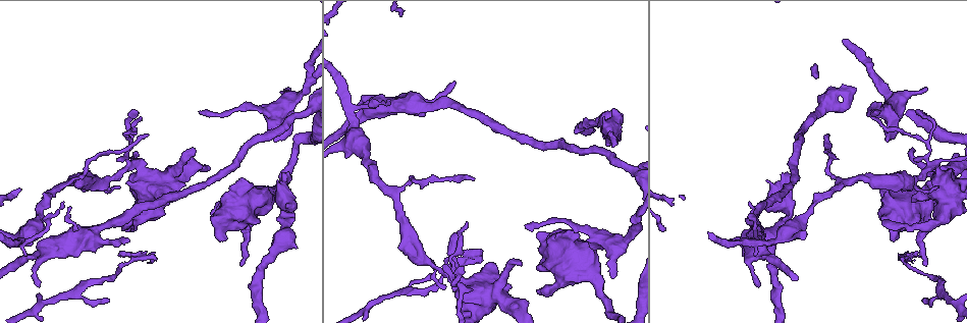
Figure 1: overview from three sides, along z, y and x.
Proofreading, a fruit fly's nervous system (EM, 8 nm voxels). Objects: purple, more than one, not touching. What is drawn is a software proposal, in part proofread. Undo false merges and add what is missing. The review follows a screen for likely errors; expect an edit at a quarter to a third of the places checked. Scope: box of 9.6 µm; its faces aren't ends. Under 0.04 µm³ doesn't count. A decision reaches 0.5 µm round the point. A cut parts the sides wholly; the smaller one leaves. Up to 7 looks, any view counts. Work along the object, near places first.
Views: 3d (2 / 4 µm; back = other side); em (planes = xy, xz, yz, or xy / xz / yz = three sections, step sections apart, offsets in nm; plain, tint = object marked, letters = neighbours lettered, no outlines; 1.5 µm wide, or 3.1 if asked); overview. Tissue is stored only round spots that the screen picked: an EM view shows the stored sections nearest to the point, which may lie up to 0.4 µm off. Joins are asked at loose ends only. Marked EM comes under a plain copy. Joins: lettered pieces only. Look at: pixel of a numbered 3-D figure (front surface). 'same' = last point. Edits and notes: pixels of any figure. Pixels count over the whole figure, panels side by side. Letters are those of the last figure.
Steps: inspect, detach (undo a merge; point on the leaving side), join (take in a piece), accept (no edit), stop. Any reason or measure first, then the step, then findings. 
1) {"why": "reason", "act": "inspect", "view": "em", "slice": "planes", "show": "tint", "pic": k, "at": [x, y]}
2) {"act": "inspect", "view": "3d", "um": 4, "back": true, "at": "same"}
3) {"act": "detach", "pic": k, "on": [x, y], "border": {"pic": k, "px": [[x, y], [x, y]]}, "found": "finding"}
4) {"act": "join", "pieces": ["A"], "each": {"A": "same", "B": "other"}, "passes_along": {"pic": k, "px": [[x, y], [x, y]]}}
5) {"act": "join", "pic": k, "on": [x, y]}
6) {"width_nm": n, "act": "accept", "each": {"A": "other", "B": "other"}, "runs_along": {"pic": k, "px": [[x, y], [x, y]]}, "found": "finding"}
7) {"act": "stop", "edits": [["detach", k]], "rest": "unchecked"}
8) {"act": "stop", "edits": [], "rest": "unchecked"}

{"why": "an open end", "act": "inspect", "view": "3d", "um": 4, "pic": 1, "at": [247, 227]}

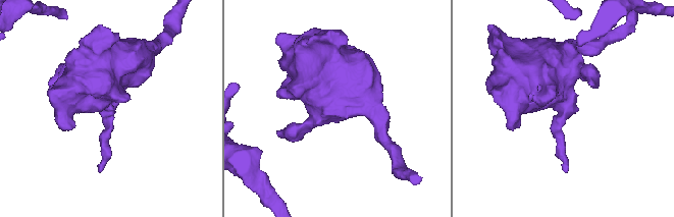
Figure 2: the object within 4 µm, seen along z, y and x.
{"why": "need the tissue", "act": "inspect", "view": "em", "slice": "xz", "step": 8, "show": "letters", "pic": 2, "at": [578, 110]}

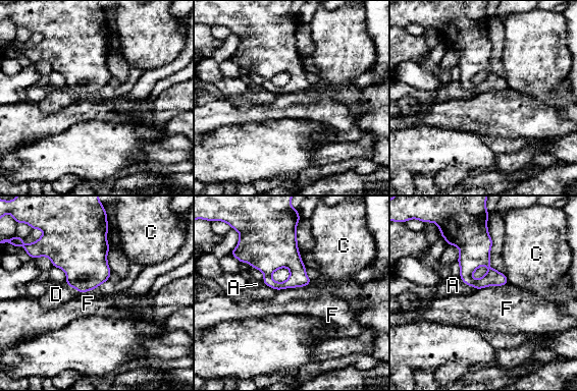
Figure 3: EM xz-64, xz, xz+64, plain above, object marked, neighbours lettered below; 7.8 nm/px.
{"act": "inspect", "view": "em", "slice": "planes", "show": "letters", "at": "same"}

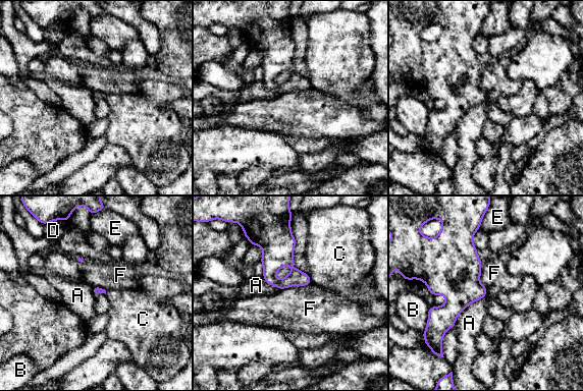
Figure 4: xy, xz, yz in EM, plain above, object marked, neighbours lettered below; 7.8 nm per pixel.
{"act": "accept", "each": {"A": "other", "B": "other", "C": "other", "D": "other", "E": "other", "F": "other"}, "border": {"pic": 4, "px": [[486, 294], [471, 302], [454, 327]]}, "found": "no lettered piece goes on from it"}

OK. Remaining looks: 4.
{"why": "branch stops here", "act": "inspect", "view": "3d", "um": 4, "pic": 1, "at": [926, 89]}

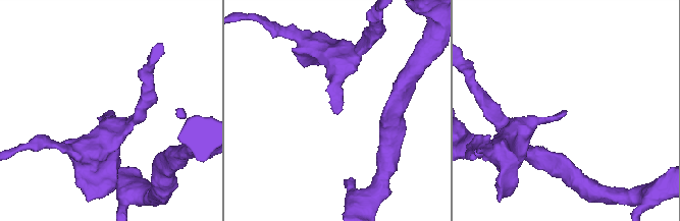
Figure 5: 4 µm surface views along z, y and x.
{"act": "inspect", "view": "em", "slice": "planes", "show": "letters", "pic": 5, "at": [108, 113]}

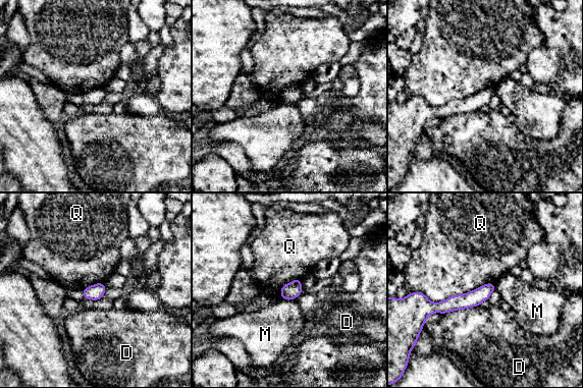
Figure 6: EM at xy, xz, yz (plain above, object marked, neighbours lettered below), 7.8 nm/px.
{"longest_contact_nm": ["Q", 650], "act": "accept", "each": {"D": "other", "M": "other", "Q": "other"}, "border": {"pic": 6, "px": [[494, 284], [439, 301], [415, 292]]}, "found": "none of them fits"}

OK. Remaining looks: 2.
{"why": "free end", "act": "inspect", "view": "3d", "um": 4, "pic": 1, "at": [139, 118]}

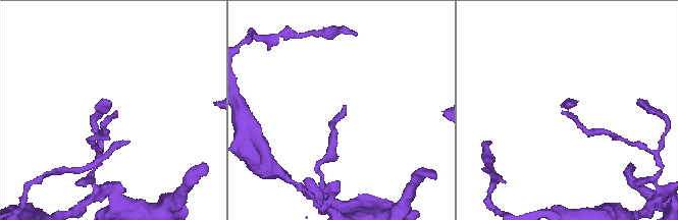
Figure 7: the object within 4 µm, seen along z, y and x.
{"act": "inspect", "view": "em", "slice": "planes", "show": "letters", "pic": 7, "at": [345, 107]}

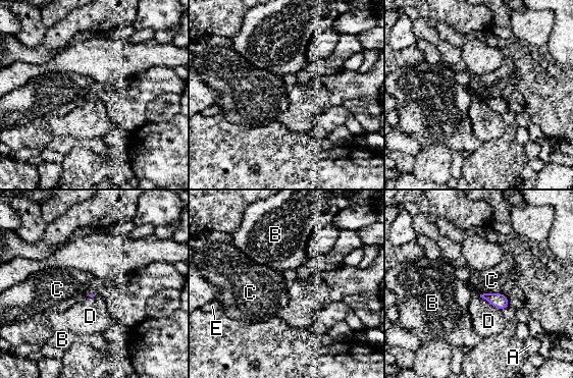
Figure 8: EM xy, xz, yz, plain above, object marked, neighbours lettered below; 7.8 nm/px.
{"act": "accept", "each": {"A": "other", "B": "other", "C": "other", "D": "other", "E": "other"}, "border": {"pic": 8, "px": [[479, 296], [502, 310]]}, "found": "none of them fits"}

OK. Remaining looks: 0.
{"act": "stop", "edits": [], "rest": "unchecked"}

